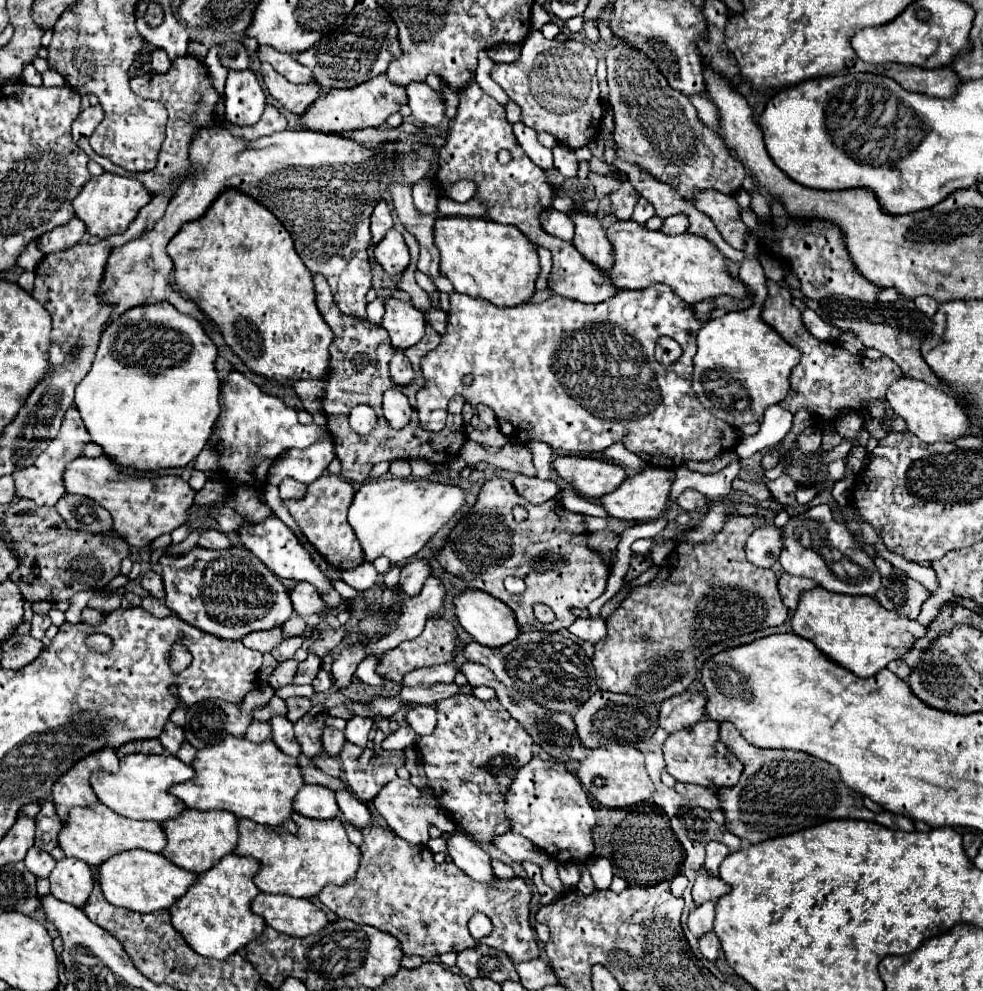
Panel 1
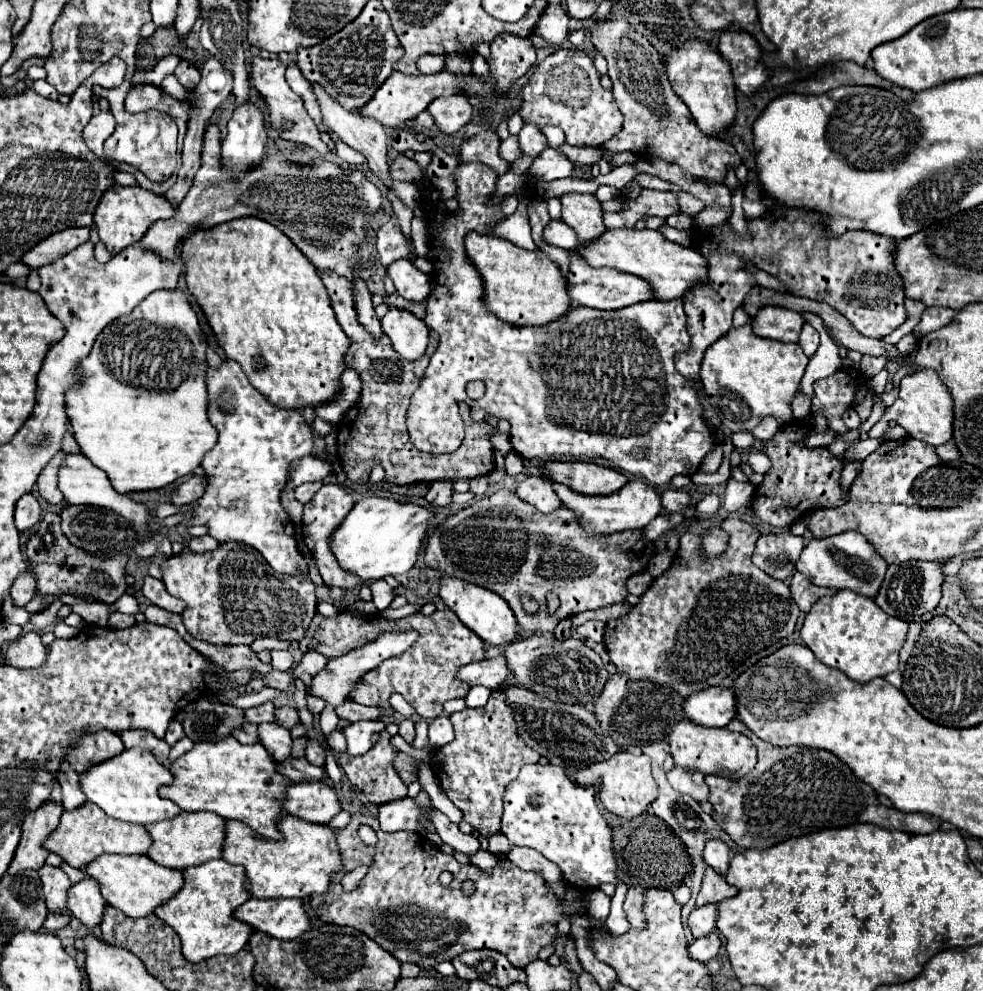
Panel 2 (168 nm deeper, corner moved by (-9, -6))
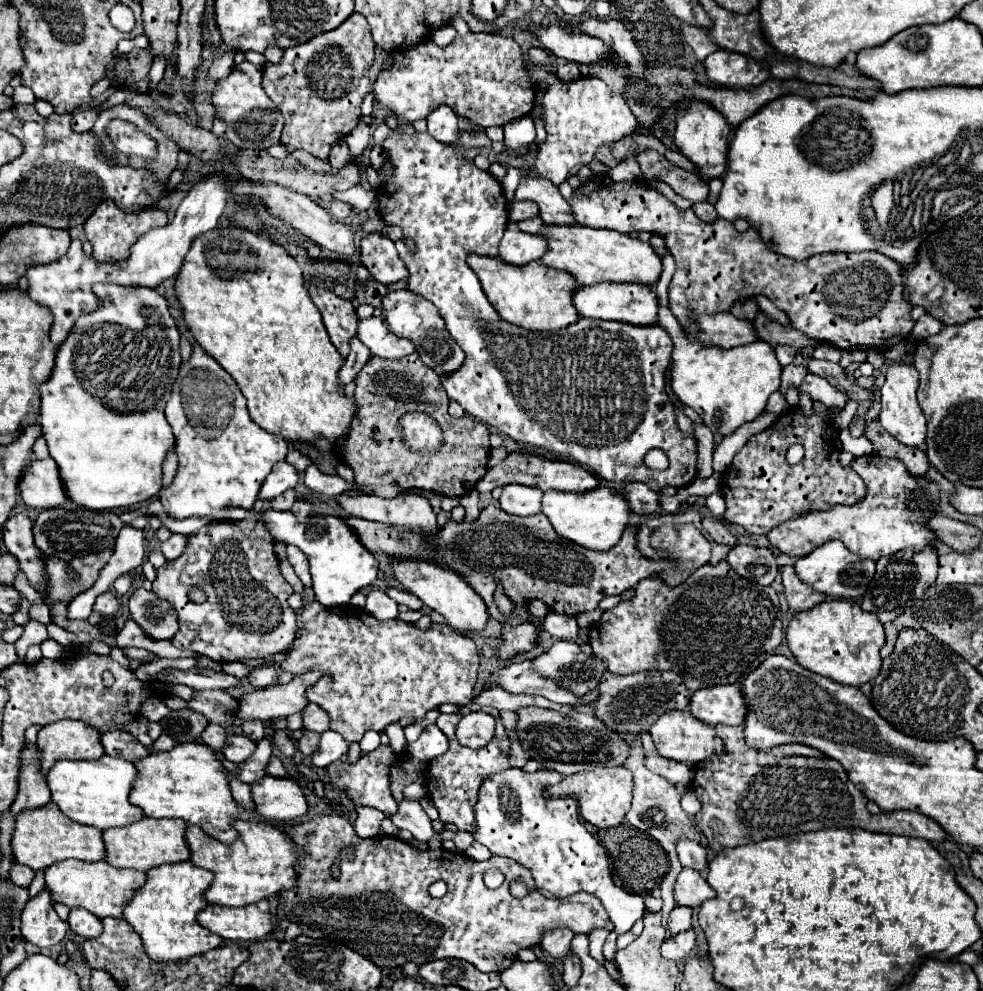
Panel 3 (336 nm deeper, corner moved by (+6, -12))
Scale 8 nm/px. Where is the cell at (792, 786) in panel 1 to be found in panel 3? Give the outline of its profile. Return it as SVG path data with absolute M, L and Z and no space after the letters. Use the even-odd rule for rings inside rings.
M716 725L716 733L724 743L724 753L698 767L692 781L692 787L702 803L702 809L694 815L694 821L716 853L726 847L738 847L768 837L818 831L826 827L858 827L872 833L906 835L926 841L946 839L944 829L934 819L916 811L872 815L866 809L868 799L846 777L846 769L822 753L800 751L798 745L776 745L774 753L752 749L744 741L744 725Z

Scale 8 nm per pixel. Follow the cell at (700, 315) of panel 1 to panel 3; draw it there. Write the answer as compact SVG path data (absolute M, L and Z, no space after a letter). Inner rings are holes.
M594 175L590 181L574 189L570 207L578 225L598 227L598 229L614 229L620 233L648 231L656 233L664 239L666 249L674 257L676 271L672 275L668 287L670 311L686 329L690 341L696 337L696 325L690 321L690 313L726 313L738 299L748 299L756 295L766 295L780 311L784 311L790 319L790 325L804 333L806 337L834 345L838 349L878 349L886 351L892 345L900 343L912 331L914 319L910 317L912 305L904 301L904 279L902 265L892 261L890 257L876 251L862 253L826 253L814 255L806 261L792 261L782 257L760 239L754 229L746 233L738 233L734 225L726 219L718 219L714 223L704 223L696 217L692 209L678 209L670 199L666 199L658 189L654 189L646 181L624 181L616 183L608 175Z

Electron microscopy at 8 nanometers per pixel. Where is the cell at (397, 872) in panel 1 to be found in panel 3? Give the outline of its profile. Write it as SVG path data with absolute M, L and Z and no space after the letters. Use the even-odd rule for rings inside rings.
M338 813L320 815L314 819L284 827L284 833L290 837L290 841L294 841L296 847L304 849L304 855L300 863L296 865L296 877L298 877L296 889L278 893L278 911L276 911L276 929L274 929L276 941L292 941L298 935L336 941L364 955L378 967L402 967L408 961L416 965L424 965L426 961L454 957L454 959L464 959L472 963L476 969L484 973L488 971L500 973L512 965L512 957L516 955L516 951L540 943L540 937L546 929L568 927L574 933L584 933L584 935L590 935L590 931L594 929L608 929L608 931L614 929L598 897L580 891L564 899L548 899L534 887L532 873L526 867L516 865L516 861L512 859L490 857L488 861L478 863L470 859L468 855L446 851L446 849L420 851L412 847L410 843L400 841L398 837L378 835L370 839L358 839L350 819ZM344 847L354 849L354 859L346 859L340 855ZM336 861L340 863L342 875L338 879L330 879L328 869L330 869L330 863L336 863ZM490 867L500 869L506 877L498 889L488 889L482 881L482 873ZM438 879L448 885L448 891L442 899L432 899L428 893L428 887ZM512 879L524 879L524 883L530 887L530 893L524 899L514 899L510 895Z

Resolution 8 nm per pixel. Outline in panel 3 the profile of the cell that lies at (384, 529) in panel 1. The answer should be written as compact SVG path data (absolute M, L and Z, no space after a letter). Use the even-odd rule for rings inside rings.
M266 509L262 513L264 525L274 539L282 539L286 543L296 545L308 559L310 575L312 575L312 589L316 599L326 607L348 605L352 595L362 587L368 587L376 575L378 565L372 553L358 541L358 537L346 527L346 523L338 517L312 517L308 521L296 521L292 511L276 511Z

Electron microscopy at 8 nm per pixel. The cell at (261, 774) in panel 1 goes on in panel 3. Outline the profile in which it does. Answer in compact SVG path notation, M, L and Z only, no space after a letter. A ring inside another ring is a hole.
M178 743L170 751L152 751L152 753L148 753L148 757L142 757L140 761L132 761L132 763L136 763L138 777L134 781L134 787L132 787L132 793L128 799L146 817L158 817L158 819L160 817L178 817L178 819L184 819L186 823L194 823L200 829L204 829L204 833L218 839L220 843L232 843L238 837L236 829L232 827L232 821L238 819L240 805L230 795L226 769L216 759L214 751L208 749L208 745Z

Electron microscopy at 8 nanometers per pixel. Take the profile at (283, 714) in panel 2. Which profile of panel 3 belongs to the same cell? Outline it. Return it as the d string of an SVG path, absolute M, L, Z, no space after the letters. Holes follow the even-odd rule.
M236 721L242 727L242 733L252 739L252 741L260 741L264 737L264 723L262 721Z

